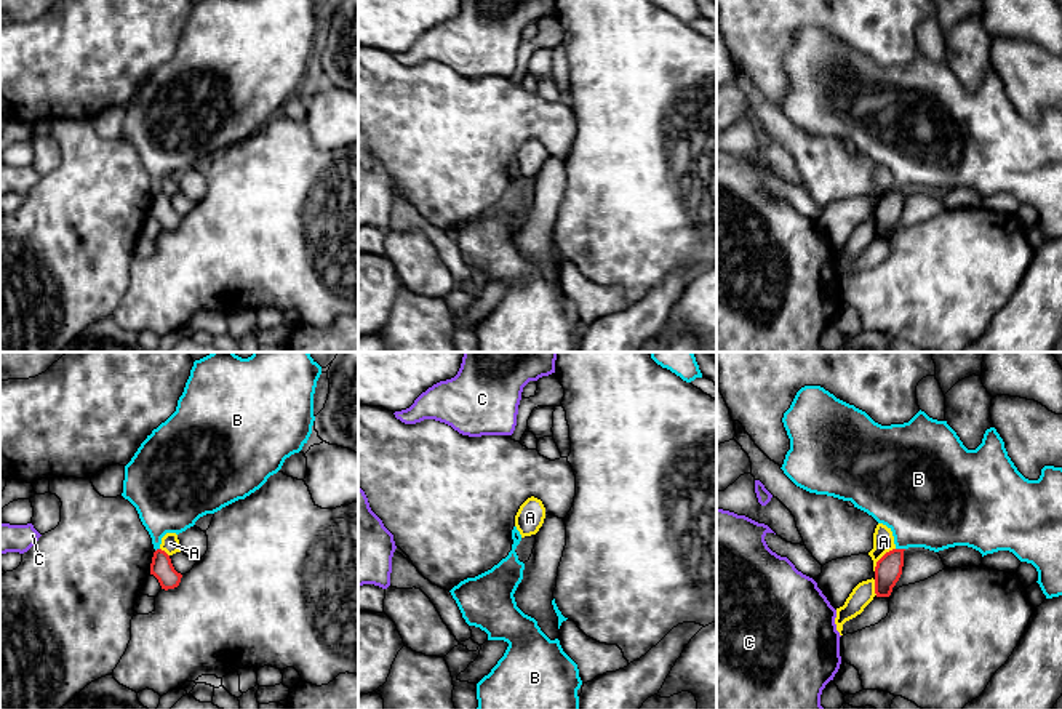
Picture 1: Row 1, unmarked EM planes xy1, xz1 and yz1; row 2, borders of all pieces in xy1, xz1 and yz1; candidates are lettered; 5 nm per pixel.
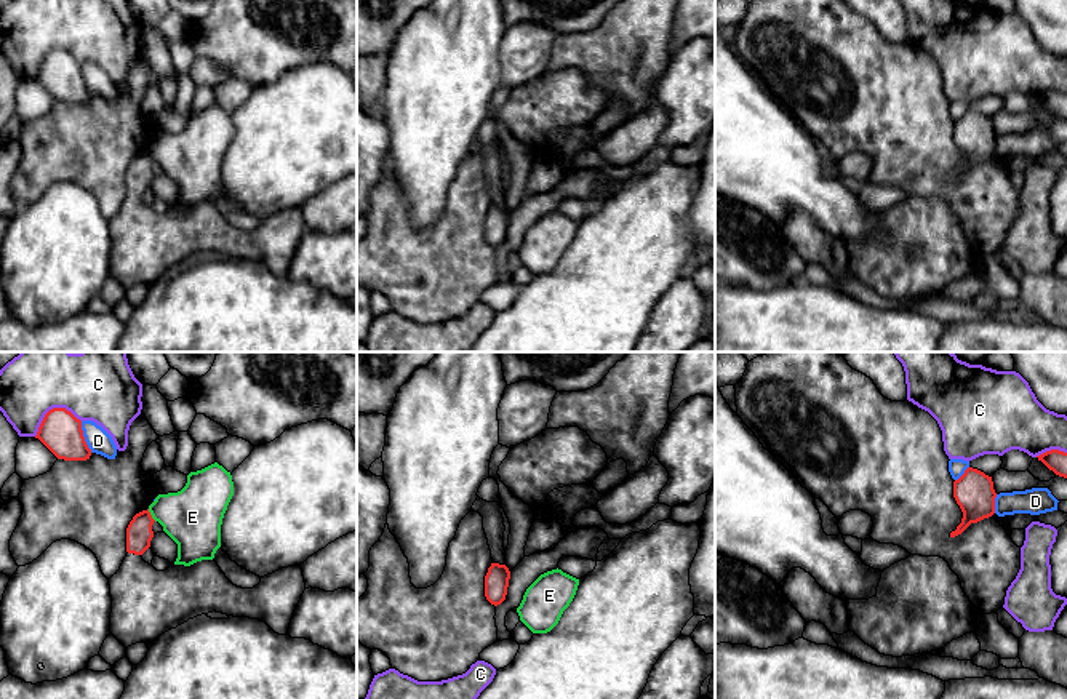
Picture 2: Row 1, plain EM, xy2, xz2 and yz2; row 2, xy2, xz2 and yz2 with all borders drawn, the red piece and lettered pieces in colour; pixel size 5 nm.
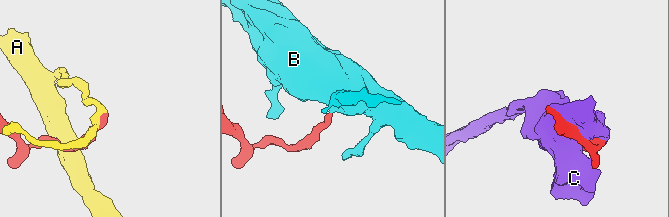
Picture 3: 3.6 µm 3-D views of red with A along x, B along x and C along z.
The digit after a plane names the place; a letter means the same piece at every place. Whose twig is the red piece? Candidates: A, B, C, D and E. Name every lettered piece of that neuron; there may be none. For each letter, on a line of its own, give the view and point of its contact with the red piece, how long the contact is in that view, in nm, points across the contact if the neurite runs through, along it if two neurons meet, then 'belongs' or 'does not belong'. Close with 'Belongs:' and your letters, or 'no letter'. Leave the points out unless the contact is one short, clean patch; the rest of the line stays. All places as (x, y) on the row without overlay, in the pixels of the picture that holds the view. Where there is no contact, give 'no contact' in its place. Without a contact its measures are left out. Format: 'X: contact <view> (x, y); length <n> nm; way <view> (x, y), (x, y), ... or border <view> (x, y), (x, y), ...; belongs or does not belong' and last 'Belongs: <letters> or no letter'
A: contact yz1 (882, 199); length 160 nm; border yz1 (894, 189), (877, 204), (874, 212); does not belong
B: contact yz1 (901, 191); length 50 nm; border yz1 (896, 189), (904, 191); does not belong
C: contact xy2 (53, 50); length 260 nm; does not belong
D: contact xy2 (83, 79); length 170 nm; does not belong
E: contact xy2 (151, 157); length 80 nm; does not belong
Belongs: no letter

